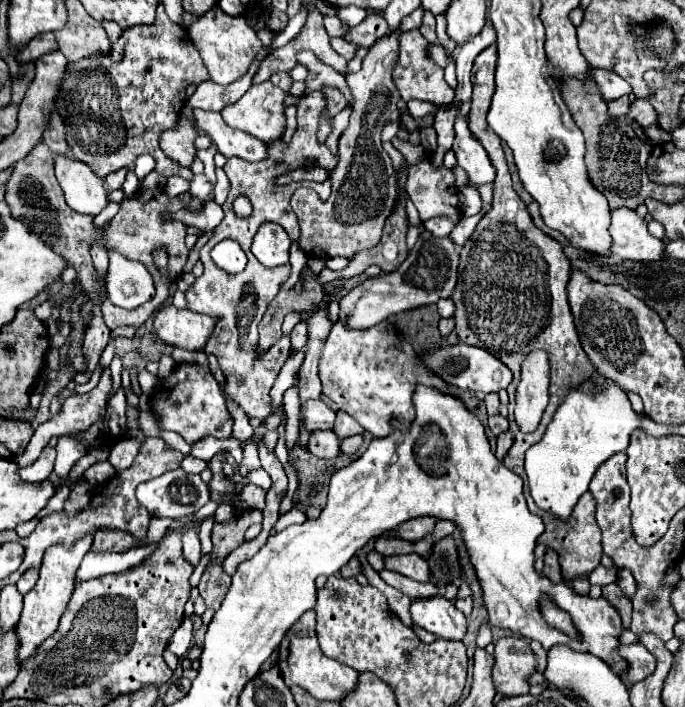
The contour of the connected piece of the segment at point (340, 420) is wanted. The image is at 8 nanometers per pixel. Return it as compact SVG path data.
M338 411L338 413L336 413L334 433L336 433L340 439L352 437L352 435L362 435L364 431L366 431L366 429L364 429L354 417L350 417L348 413L344 413L344 411Z

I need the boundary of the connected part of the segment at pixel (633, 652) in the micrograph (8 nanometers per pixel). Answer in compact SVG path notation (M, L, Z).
M620 645L620 655L630 663L630 669L626 673L622 673L622 681L624 685L634 685L642 679L646 679L648 675L652 675L654 667L656 667L656 659L650 655L650 651L646 651L644 645Z

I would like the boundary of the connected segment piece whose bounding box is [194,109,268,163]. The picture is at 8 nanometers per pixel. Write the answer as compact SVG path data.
M194 109L194 117L196 117L198 127L204 129L212 137L218 151L226 159L228 157L240 157L240 159L252 161L252 163L268 159L266 143L260 143L260 139L248 135L246 131L238 131L238 129L228 127L220 113Z

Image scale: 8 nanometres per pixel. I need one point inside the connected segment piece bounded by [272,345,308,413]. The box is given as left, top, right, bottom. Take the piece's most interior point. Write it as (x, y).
(285, 380)

